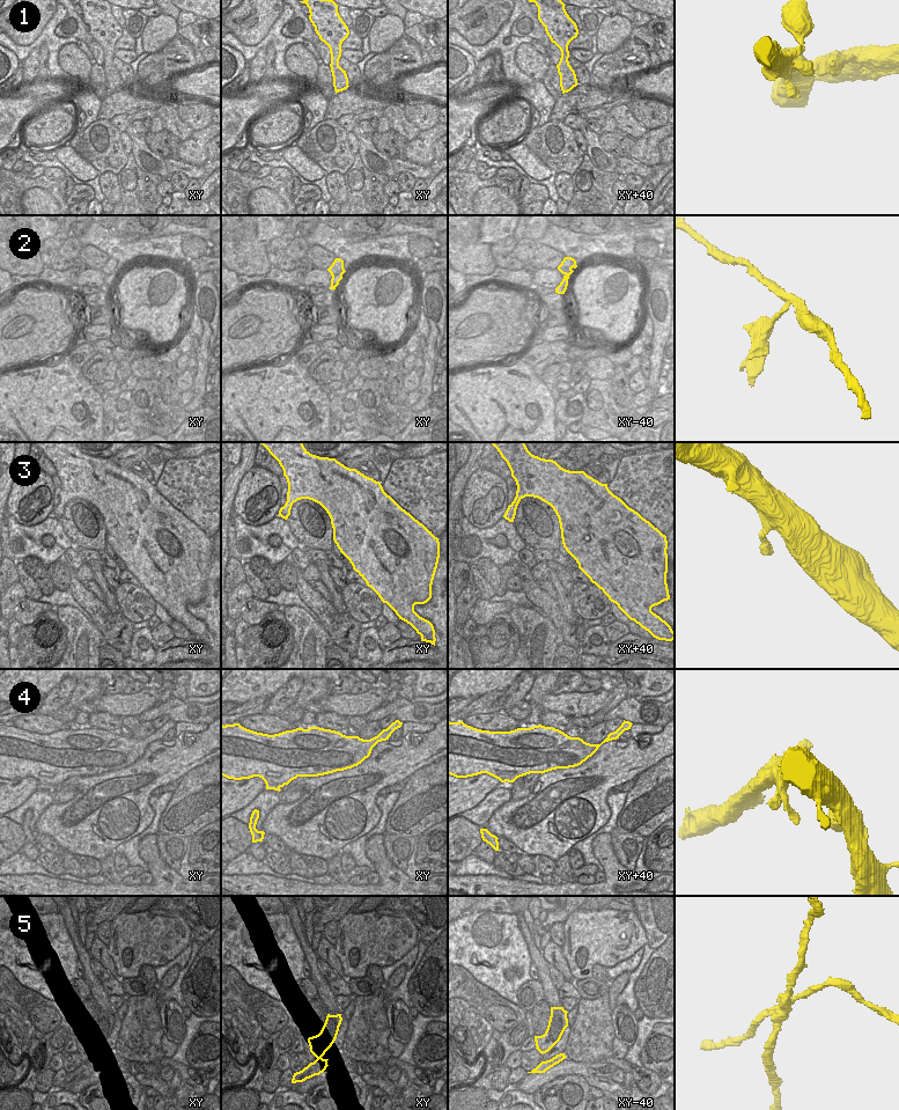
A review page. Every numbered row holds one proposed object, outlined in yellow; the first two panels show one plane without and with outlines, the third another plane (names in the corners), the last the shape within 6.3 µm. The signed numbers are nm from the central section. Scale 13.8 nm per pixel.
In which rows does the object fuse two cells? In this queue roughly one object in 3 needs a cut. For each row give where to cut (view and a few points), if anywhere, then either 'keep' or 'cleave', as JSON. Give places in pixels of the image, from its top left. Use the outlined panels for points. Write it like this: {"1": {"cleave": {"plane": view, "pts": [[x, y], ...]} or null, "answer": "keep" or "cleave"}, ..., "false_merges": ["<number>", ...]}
{"1": {"cleave": null, "answer": "keep"}, "2": {"cleave": {"plane": "xy", "pts": [[341, 274], [332, 276]]}, "answer": "cleave"}, "3": {"cleave": null, "answer": "keep"}, "4": {"cleave": null, "answer": "keep"}, "5": {"cleave": {"plane": "xy", "pts": [[317, 1057], [321, 1058]]}, "answer": "cleave"}, "false_merges": ["2", "5"]}

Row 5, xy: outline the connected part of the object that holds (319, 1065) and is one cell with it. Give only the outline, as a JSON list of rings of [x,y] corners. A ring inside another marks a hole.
[[[317,1058],[314,1063],[310,1063],[302,1071],[294,1073],[292,1083],[303,1082],[315,1075],[319,1075],[329,1066],[327,1060],[329,1059]]]

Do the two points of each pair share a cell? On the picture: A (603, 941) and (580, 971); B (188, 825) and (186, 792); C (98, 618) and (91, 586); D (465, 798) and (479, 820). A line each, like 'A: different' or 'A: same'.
A: same
B: same
C: different
D: different

